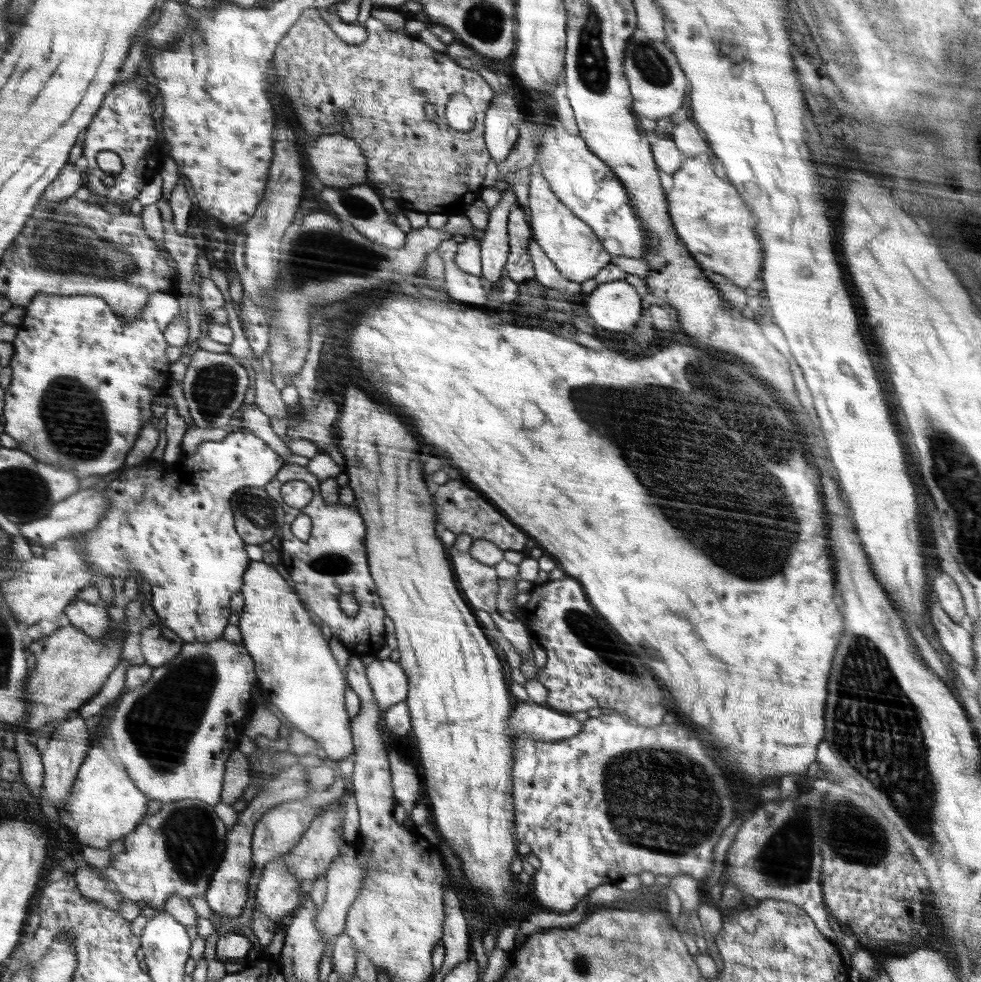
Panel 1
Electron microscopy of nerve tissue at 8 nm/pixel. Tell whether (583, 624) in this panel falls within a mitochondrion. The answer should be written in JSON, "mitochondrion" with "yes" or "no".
{"mitochondrion":"yes"}

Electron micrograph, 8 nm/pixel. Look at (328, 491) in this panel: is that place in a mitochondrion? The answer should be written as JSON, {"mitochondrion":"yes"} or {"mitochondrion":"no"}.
{"mitochondrion":"no"}

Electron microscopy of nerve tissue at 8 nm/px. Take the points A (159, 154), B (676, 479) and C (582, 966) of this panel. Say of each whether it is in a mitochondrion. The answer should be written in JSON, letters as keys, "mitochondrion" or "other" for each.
{"A":"other","B":"mitochondrion","C":"mitochondrion"}

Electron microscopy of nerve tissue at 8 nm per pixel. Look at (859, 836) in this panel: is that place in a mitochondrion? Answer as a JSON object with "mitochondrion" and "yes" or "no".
{"mitochondrion":"yes"}

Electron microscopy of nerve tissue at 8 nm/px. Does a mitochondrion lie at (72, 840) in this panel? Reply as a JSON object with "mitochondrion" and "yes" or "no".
{"mitochondrion":"no"}

